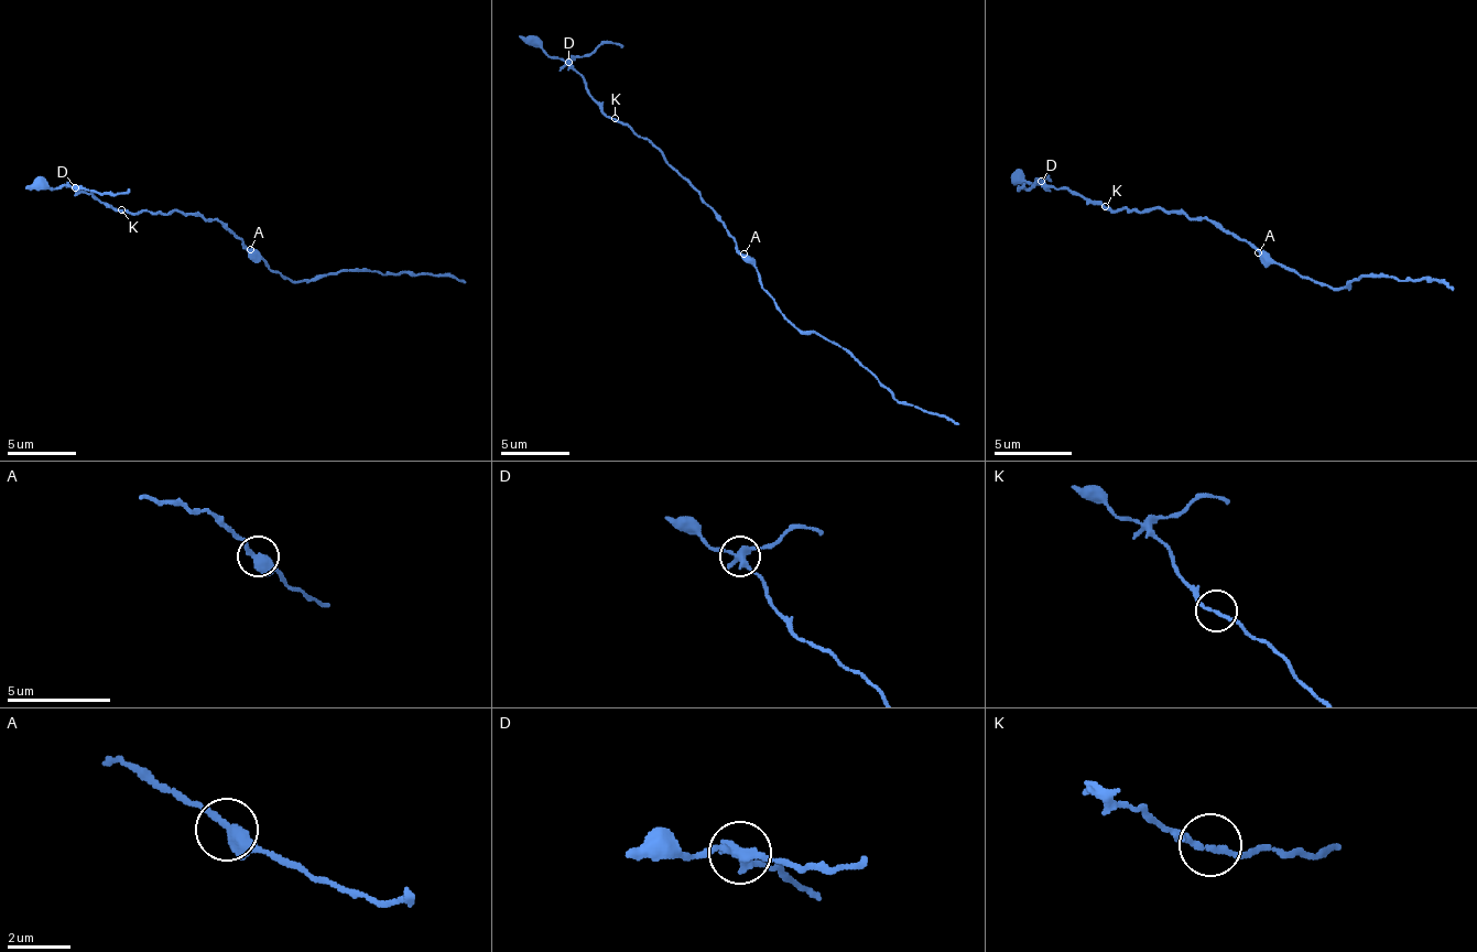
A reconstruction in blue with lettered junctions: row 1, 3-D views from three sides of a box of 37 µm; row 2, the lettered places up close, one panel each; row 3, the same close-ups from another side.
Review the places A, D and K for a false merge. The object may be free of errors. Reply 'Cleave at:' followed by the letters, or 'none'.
Cleave at: D

